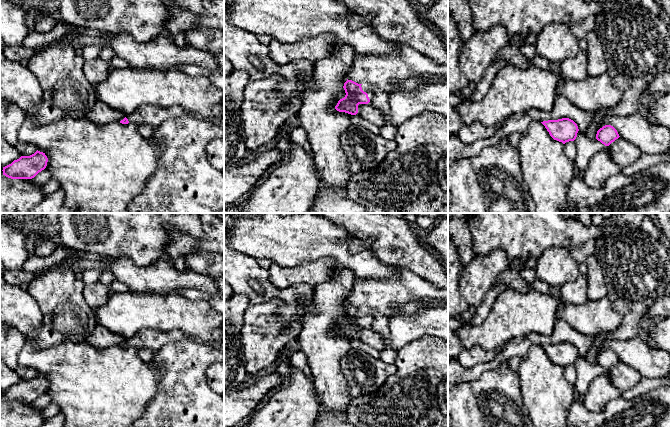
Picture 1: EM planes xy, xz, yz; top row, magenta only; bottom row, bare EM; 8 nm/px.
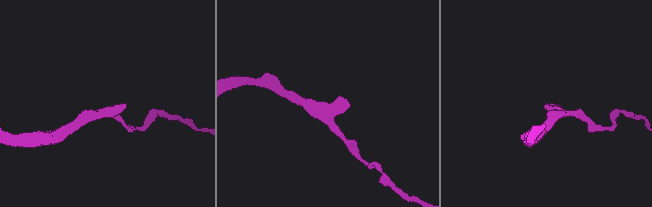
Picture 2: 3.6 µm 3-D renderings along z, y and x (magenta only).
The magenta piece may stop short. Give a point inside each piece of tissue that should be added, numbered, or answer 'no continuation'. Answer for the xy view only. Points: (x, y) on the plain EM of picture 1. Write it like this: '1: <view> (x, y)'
1: xy (151, 339)

